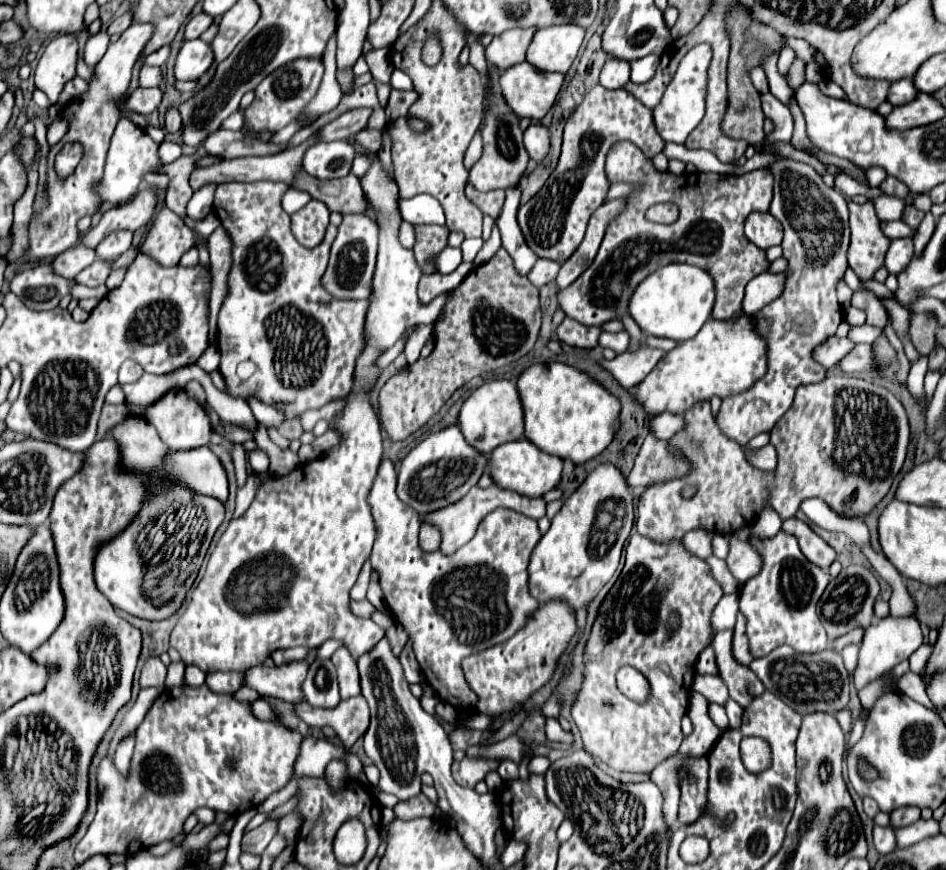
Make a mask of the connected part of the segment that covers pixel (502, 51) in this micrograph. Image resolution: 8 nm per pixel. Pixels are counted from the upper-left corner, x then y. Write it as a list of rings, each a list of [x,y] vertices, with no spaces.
[[[509,29],[495,35],[485,47],[485,59],[489,65],[505,71],[521,61],[525,61],[525,51],[533,39],[535,29]]]

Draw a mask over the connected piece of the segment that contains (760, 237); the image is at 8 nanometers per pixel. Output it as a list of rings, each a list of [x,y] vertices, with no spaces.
[[[755,211],[745,221],[745,237],[765,251],[773,245],[781,245],[783,227],[777,219],[773,219],[771,213],[757,213]]]

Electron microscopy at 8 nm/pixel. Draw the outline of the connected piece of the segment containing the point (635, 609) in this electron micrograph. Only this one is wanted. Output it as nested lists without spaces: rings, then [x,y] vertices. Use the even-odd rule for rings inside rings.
[[[639,533],[629,537],[625,547],[625,567],[613,589],[607,593],[589,635],[585,653],[585,685],[571,709],[573,721],[581,731],[581,739],[587,751],[591,751],[597,759],[615,771],[629,773],[651,773],[657,763],[677,753],[683,741],[681,719],[689,707],[697,655],[713,641],[715,633],[711,627],[711,613],[721,597],[723,591],[711,575],[707,561],[691,555],[681,541],[673,539],[673,543],[653,543]],[[671,613],[679,613],[679,627],[667,633],[667,617]],[[623,665],[639,669],[639,673],[643,673],[643,677],[649,681],[651,695],[645,703],[621,701],[621,691],[615,685],[615,675]]]

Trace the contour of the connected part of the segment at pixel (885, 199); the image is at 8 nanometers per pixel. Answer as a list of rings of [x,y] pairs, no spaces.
[[[879,195],[879,197],[873,197],[871,201],[873,201],[875,211],[877,211],[877,217],[879,217],[881,221],[901,219],[903,209],[905,209],[905,203],[903,203],[899,197],[893,197],[893,195]]]

